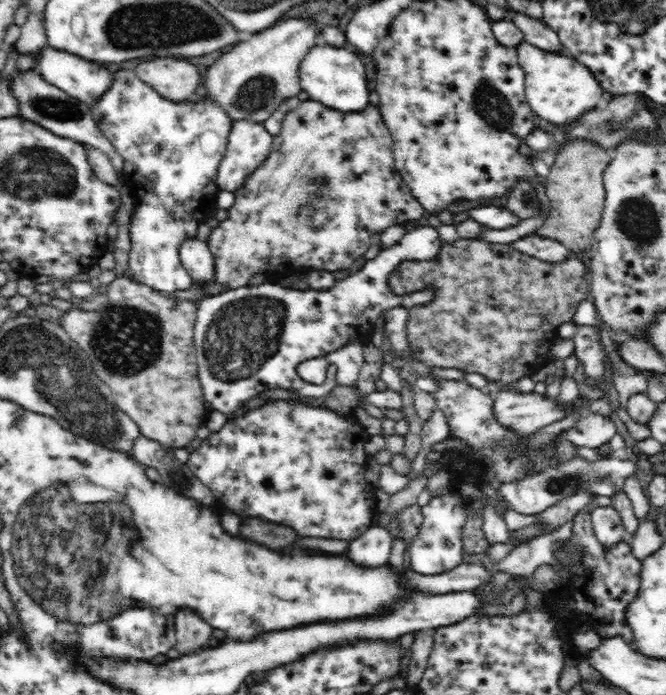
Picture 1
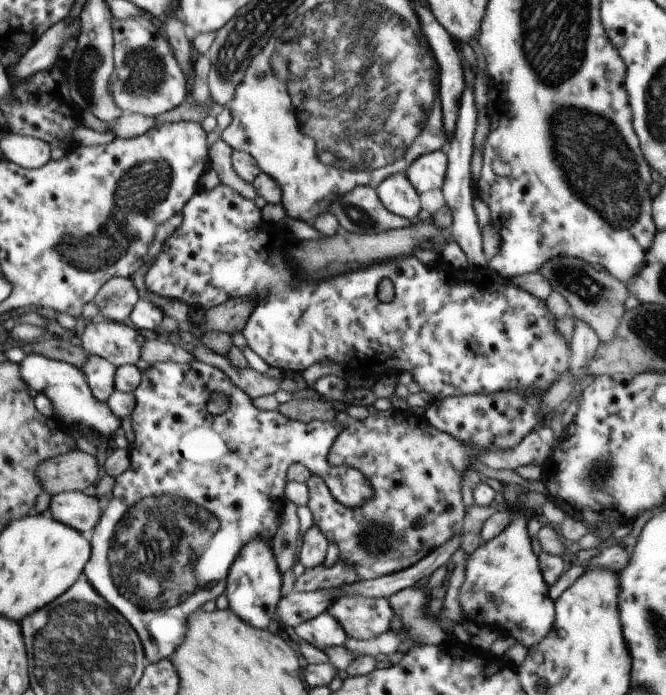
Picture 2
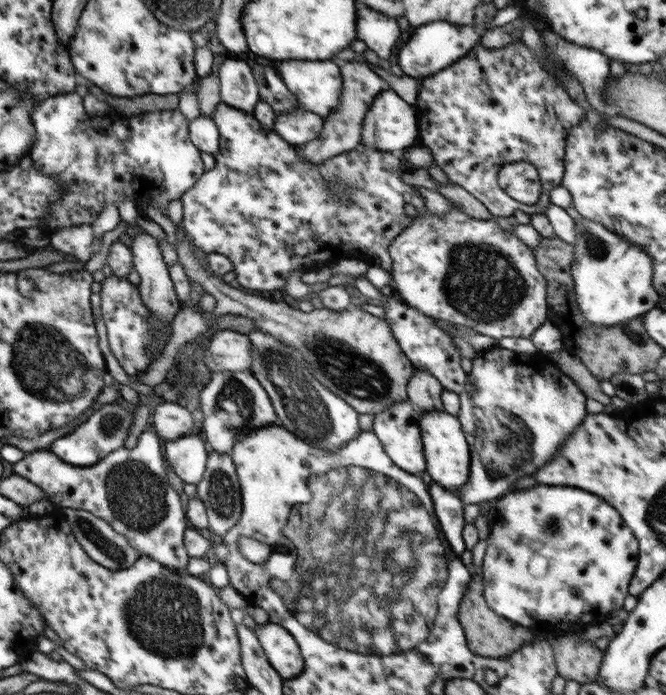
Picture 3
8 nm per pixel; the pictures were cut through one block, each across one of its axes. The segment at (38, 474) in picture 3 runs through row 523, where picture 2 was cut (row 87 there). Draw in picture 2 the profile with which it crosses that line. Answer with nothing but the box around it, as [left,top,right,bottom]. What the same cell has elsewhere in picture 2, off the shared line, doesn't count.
[108,16,189,116]

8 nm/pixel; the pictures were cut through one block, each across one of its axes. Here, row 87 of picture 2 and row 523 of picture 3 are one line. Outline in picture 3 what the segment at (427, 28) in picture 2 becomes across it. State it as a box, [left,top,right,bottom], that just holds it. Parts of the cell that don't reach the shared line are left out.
[428,479,467,554]

